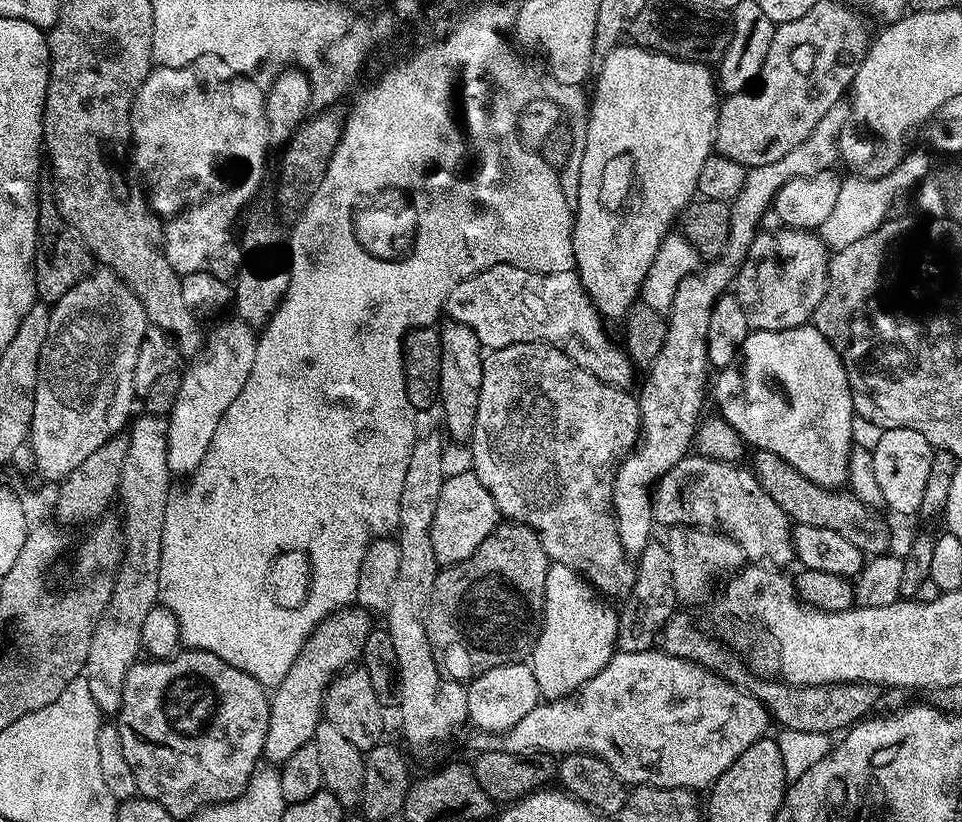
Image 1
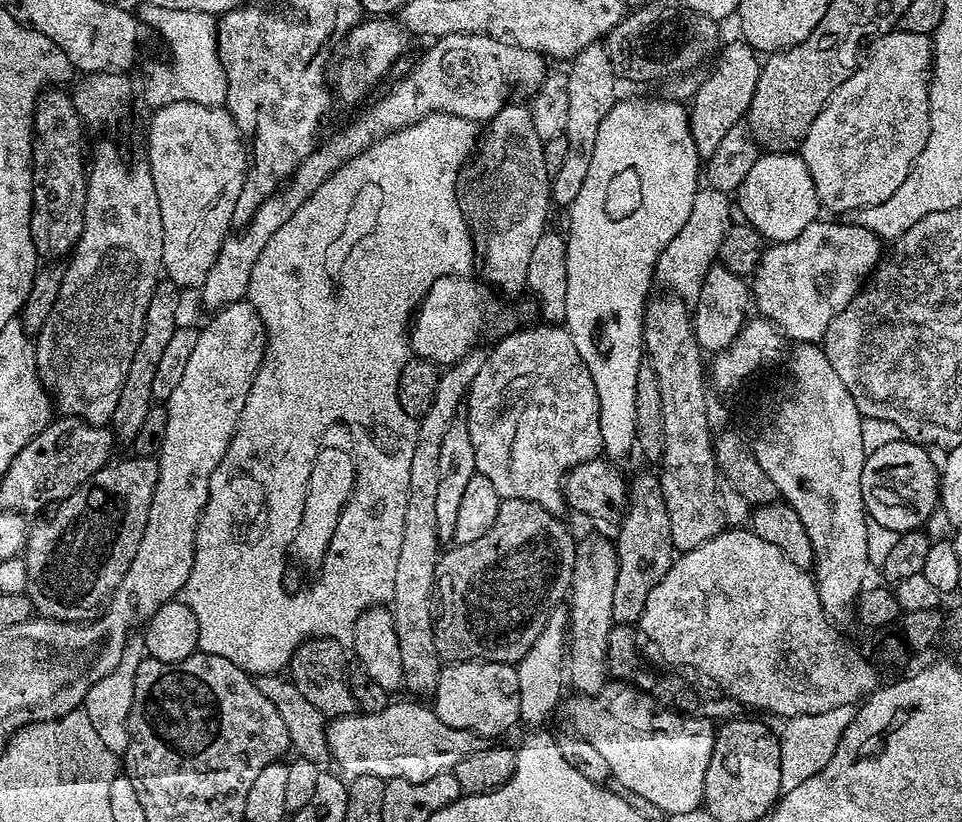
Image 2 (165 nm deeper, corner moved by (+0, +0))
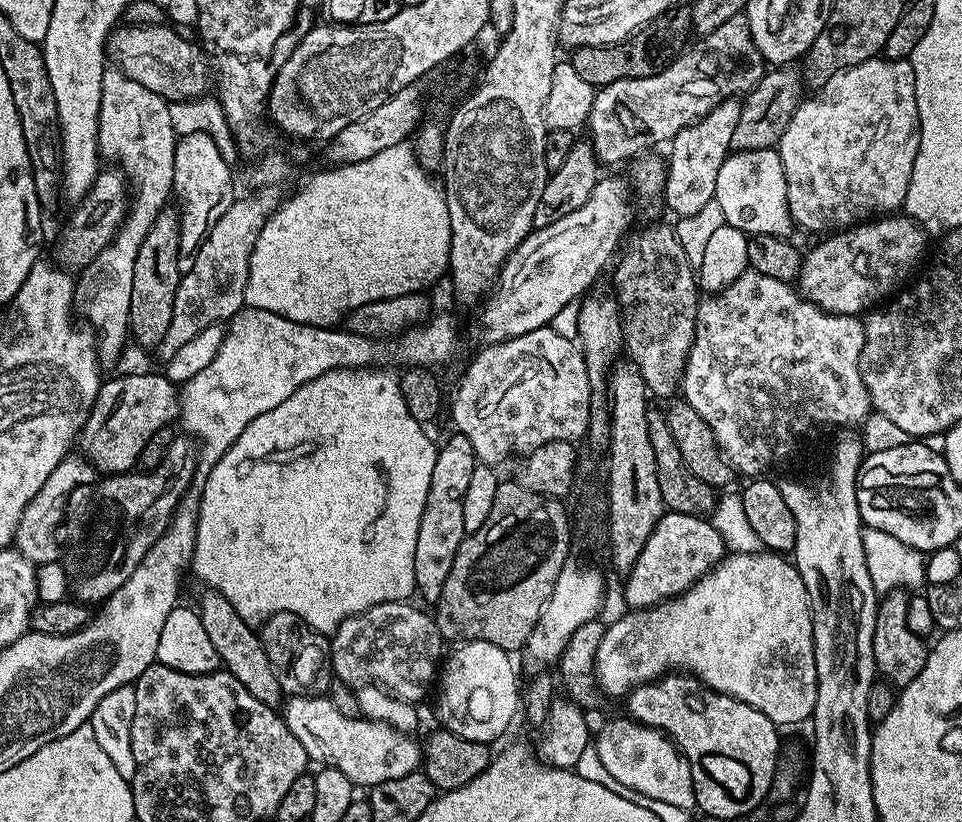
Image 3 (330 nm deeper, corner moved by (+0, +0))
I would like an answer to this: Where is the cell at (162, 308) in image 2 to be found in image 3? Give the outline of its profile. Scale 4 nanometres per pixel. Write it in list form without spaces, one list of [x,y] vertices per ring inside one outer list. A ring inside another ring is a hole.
[[[169,206],[158,214],[146,242],[138,250],[138,262],[134,266],[134,290],[130,296],[131,335],[144,348],[159,349],[166,330],[170,330],[170,318],[174,318],[174,294],[178,294],[180,270],[180,214]]]

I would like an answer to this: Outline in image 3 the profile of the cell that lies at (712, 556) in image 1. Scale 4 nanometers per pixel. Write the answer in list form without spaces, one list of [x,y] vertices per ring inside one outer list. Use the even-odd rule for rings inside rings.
[[[671,223],[652,224],[649,228],[642,229],[640,240],[634,241],[629,246],[628,253],[619,260],[620,257],[614,264],[616,273],[612,276],[612,284],[616,287],[614,299],[620,305],[620,315],[624,322],[624,348],[627,355],[640,367],[644,384],[653,397],[675,397],[681,391],[686,362],[696,337],[696,315],[702,299],[702,291],[697,284],[697,269],[686,256]]]

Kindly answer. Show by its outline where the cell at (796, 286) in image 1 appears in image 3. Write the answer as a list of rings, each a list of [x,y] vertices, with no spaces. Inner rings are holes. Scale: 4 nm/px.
[[[885,214],[851,228],[825,235],[821,244],[813,246],[803,257],[798,277],[798,288],[803,296],[820,308],[834,314],[860,316],[887,301],[897,291],[896,284],[903,285],[908,275],[920,264],[920,255],[929,237],[923,228],[906,214]]]

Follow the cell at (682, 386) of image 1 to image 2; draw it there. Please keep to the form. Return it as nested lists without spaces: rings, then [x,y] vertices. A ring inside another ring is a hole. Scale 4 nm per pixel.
[[[596,536],[577,547],[572,567],[570,589],[570,647],[566,652],[566,680],[581,695],[596,695],[610,673],[608,648],[610,630],[614,623],[614,582],[618,578],[616,550],[611,539]]]

